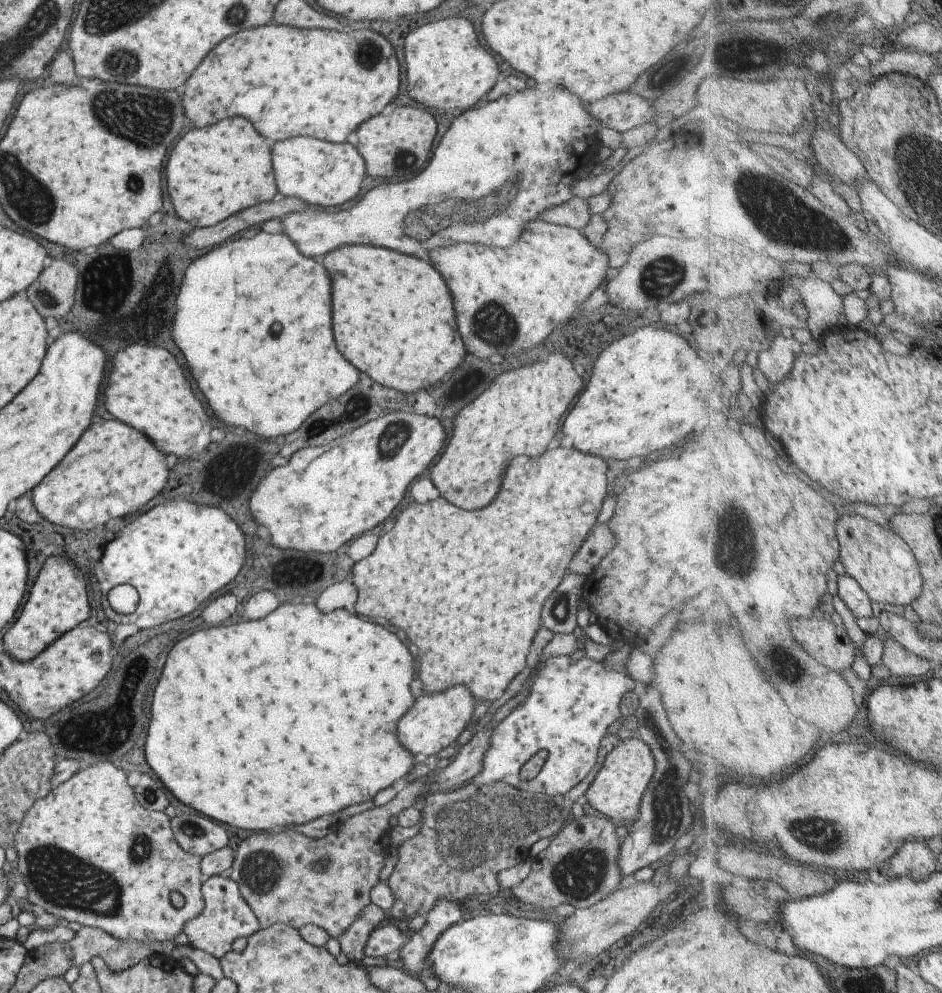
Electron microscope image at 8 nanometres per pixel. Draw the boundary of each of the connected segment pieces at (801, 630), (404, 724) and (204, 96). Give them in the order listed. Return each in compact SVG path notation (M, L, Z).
M803 618L794 626L796 637L819 664L833 668L833 672L850 670L855 662L855 644L845 630L825 618Z
M457 684L445 692L437 694L424 694L419 696L409 708L409 712L397 724L397 742L405 748L416 761L437 754L441 749L452 744L456 738L467 728L471 721L471 714L476 707L473 696L467 692L465 686Z
M263 24L221 40L221 44L217 44L191 72L183 86L181 106L185 118L197 128L215 124L227 116L243 116L265 140L271 142L305 134L331 143L346 143L347 134L351 134L359 122L379 115L396 98L399 82L399 64L393 48L373 30L315 32Z

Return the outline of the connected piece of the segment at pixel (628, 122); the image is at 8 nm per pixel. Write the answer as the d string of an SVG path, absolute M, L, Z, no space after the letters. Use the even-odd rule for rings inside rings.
M619 92L605 96L601 100L585 104L587 114L591 114L605 128L623 133L647 122L655 120L649 110L651 100L643 100L641 96L631 92Z

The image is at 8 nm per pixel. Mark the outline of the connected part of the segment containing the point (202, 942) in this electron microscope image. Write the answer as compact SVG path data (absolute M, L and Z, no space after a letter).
M219 875L211 876L201 881L200 891L204 902L203 911L185 922L182 928L182 933L193 949L201 950L212 958L219 959L225 952L232 951L231 942L235 938L249 937L260 930L255 914L243 900L233 880Z

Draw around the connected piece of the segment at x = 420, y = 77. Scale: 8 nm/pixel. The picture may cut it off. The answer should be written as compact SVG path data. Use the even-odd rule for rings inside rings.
M445 18L437 22L423 24L411 30L403 42L403 62L405 62L405 80L407 80L407 94L413 102L418 102L427 108L441 108L441 110L467 110L477 100L484 99L486 93L500 78L497 62L491 54L479 44L473 26L465 18Z

